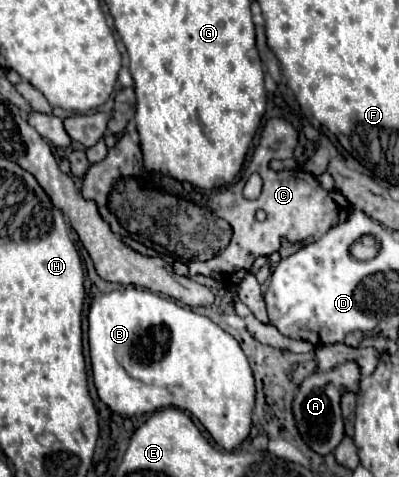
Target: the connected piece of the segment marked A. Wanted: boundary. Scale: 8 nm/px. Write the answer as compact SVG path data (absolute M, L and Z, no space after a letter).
M353 361L337 365L329 373L317 371L309 375L307 379L303 379L293 399L293 417L295 417L297 431L309 449L325 457L341 443L345 433L343 433L343 417L339 409L339 399L345 391L357 391L357 389L359 389L359 367Z

